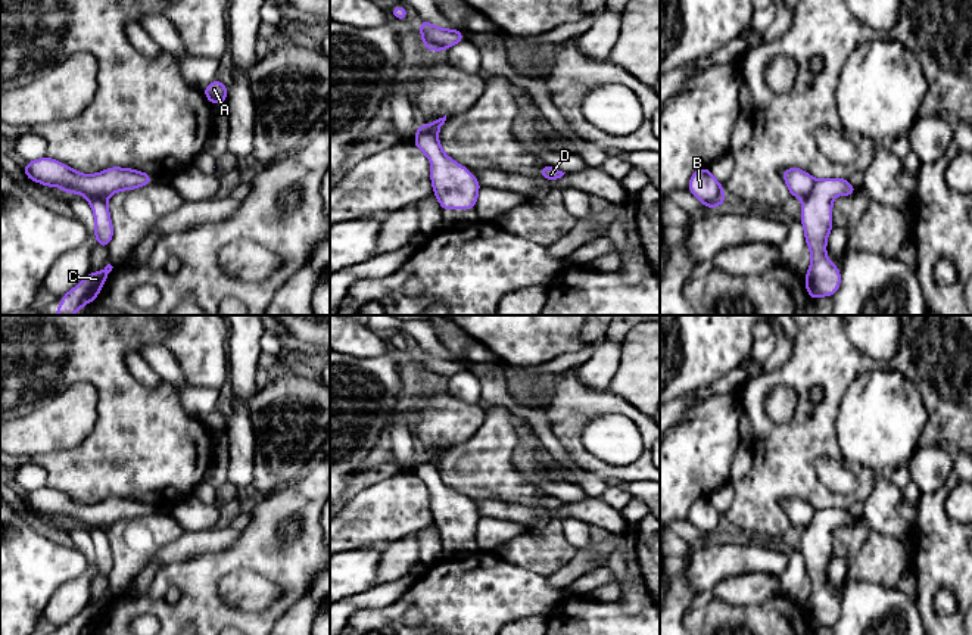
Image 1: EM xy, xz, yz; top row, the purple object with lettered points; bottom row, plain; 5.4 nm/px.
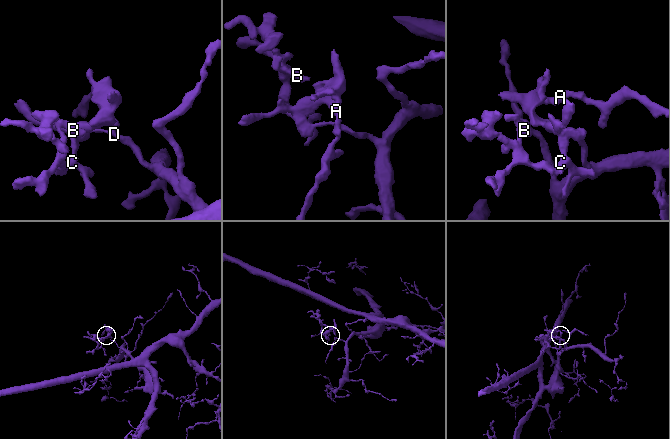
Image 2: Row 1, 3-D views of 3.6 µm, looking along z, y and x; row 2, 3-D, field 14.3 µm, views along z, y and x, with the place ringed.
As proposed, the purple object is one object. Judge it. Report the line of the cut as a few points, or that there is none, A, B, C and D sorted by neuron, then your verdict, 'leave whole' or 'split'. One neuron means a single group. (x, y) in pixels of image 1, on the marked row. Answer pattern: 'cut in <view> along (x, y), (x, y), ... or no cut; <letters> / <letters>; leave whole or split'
cut in yz along (816, 180), (812, 192), (803, 201); A / B C D; split

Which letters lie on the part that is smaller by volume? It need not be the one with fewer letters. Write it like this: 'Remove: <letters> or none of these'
Remove: A

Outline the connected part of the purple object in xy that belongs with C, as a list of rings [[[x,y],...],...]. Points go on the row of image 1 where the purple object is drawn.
[[[108,264],[103,271],[88,273],[78,286],[62,296],[56,315],[72,315],[87,302],[94,302],[112,268],[113,267]]]

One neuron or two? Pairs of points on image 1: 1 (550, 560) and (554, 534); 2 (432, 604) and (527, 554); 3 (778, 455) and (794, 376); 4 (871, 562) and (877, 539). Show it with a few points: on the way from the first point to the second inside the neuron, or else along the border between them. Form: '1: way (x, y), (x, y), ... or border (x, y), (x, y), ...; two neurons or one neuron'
1: way (550, 554), (550, 539); one neuron
2: border (502, 560), (544, 576); two neurons
3: way (797, 436), (803, 430), (803, 395); one neuron
4: way (877, 556), (877, 545); one neuron

